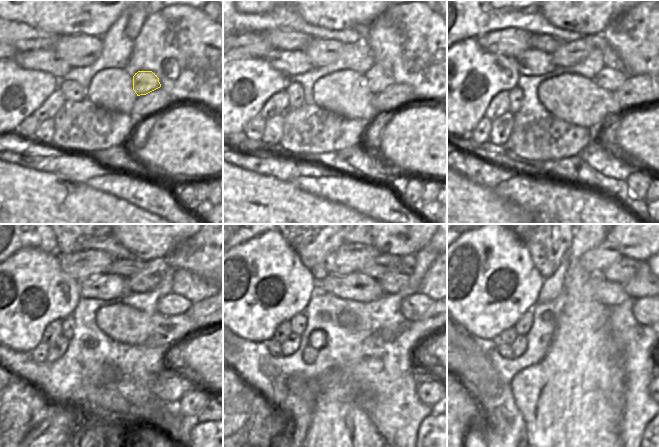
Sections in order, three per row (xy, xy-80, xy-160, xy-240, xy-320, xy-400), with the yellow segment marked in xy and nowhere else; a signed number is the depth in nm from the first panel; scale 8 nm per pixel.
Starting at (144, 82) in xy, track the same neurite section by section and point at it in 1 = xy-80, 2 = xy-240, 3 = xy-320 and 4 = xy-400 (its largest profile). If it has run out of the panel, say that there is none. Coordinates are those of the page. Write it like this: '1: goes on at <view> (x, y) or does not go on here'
1: goes on at xy-80 (378, 78)
2: goes on at xy-240 (171, 304)
3: goes on at xy-320 (413, 307)
4: goes on at xy-400 (649, 311)

